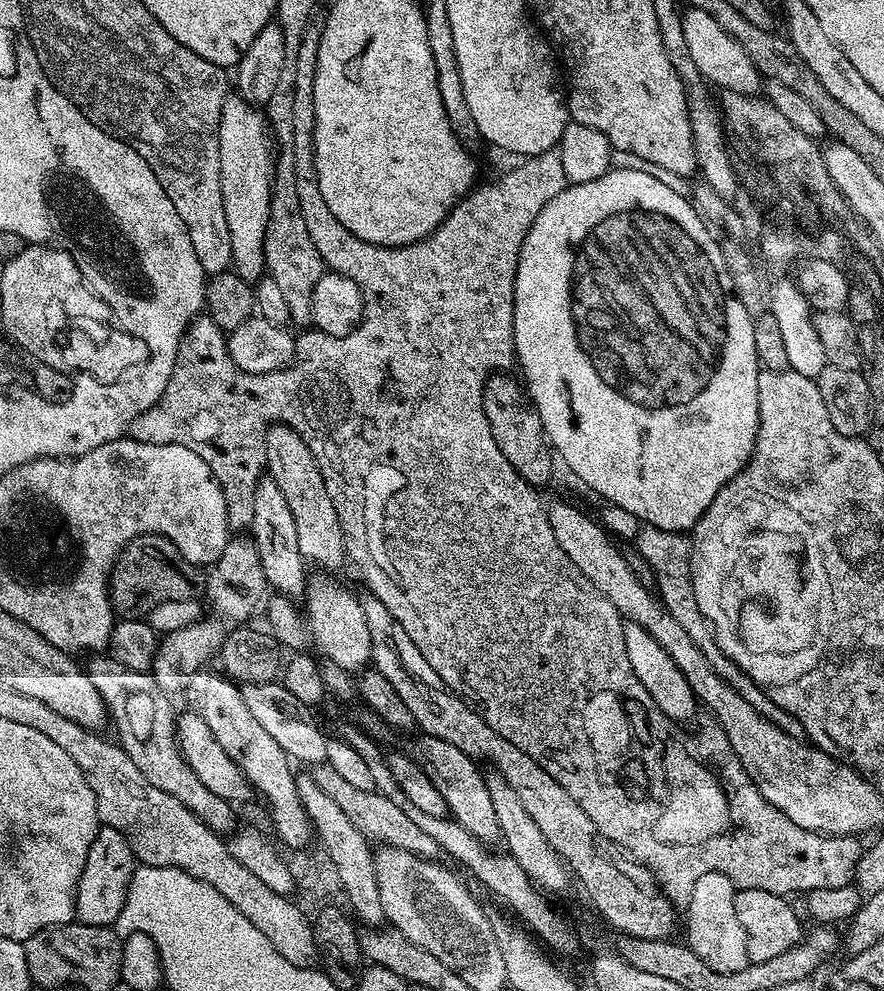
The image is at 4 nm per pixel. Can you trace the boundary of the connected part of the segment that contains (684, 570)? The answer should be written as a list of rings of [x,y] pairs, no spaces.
[[[647,526],[641,527],[640,532],[640,548],[639,555],[644,557],[644,561],[652,567],[653,573],[658,574],[658,584],[660,580],[660,588],[658,587],[658,596],[662,601],[666,611],[673,616],[678,622],[678,626],[682,626],[687,632],[691,632],[693,640],[697,641],[702,650],[702,654],[706,658],[706,662],[710,662],[710,666],[721,678],[732,678],[734,686],[742,688],[742,694],[746,694],[746,698],[750,698],[750,702],[754,702],[754,706],[760,706],[762,710],[768,710],[766,714],[772,714],[770,722],[774,722],[782,730],[786,730],[786,734],[791,736],[804,736],[804,727],[802,722],[798,722],[798,718],[794,718],[794,714],[790,714],[790,710],[782,707],[782,714],[778,716],[776,710],[770,710],[770,704],[766,704],[760,695],[765,692],[759,684],[754,682],[754,678],[750,678],[750,674],[740,678],[724,660],[718,656],[718,642],[716,635],[712,633],[712,627],[708,625],[708,619],[702,614],[702,610],[698,610],[698,598],[694,598],[694,586],[692,585],[692,541],[685,533],[671,532],[670,530],[658,530]]]

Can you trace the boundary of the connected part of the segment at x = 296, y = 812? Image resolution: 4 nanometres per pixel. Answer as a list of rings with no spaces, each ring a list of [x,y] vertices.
[[[237,683],[232,688],[201,687],[198,694],[198,711],[206,726],[210,726],[210,734],[218,738],[222,750],[230,754],[230,758],[239,766],[242,774],[246,774],[258,796],[268,803],[272,828],[277,836],[275,839],[288,848],[304,848],[308,843],[313,843],[312,823],[298,798],[296,776],[294,771],[292,772],[290,757],[282,750],[282,746],[278,746],[278,742],[274,742],[274,737],[254,719],[254,714],[250,714],[250,709],[242,699],[240,684]]]

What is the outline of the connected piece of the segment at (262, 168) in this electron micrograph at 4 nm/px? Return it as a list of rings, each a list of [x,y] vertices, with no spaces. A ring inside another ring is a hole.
[[[230,94],[222,106],[222,118],[218,130],[220,161],[222,162],[222,202],[226,206],[226,224],[230,230],[232,250],[231,267],[237,276],[249,282],[256,282],[265,275],[264,235],[270,218],[272,181],[276,175],[277,149],[272,149],[272,132],[268,129],[269,117],[263,116],[259,107],[253,106],[237,94]]]

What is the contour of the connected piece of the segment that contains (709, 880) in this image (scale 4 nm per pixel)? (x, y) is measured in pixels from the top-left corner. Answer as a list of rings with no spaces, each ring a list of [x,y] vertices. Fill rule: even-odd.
[[[704,872],[698,882],[691,884],[692,897],[686,909],[688,915],[688,949],[710,970],[718,970],[718,974],[734,974],[750,963],[746,950],[746,930],[742,930],[742,922],[738,922],[738,914],[734,914],[734,898],[738,888],[724,873]]]

